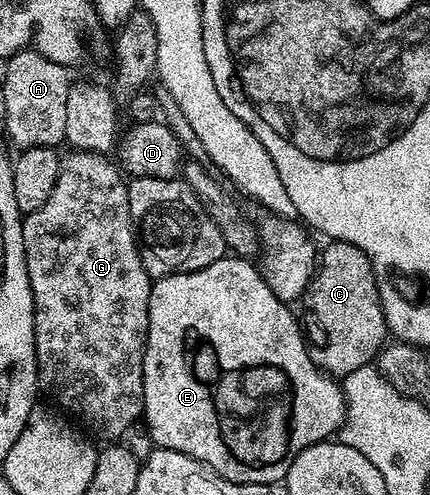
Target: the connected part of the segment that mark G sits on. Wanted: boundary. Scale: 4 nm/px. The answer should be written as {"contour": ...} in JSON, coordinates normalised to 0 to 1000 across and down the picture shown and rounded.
{"contour":[[[184,301],[160,309],[144,317],[142,345],[109,412],[79,432],[56,434],[49,453],[63,558],[77,592],[86,731],[123,731],[123,764],[105,756],[114,739],[86,739],[86,770],[98,790],[123,780],[112,802],[133,810],[153,838],[172,836],[219,877],[219,887],[277,889],[337,826],[333,719],[356,566],[330,529],[300,446],[300,378],[284,345],[260,325],[253,329],[242,309]]]}

